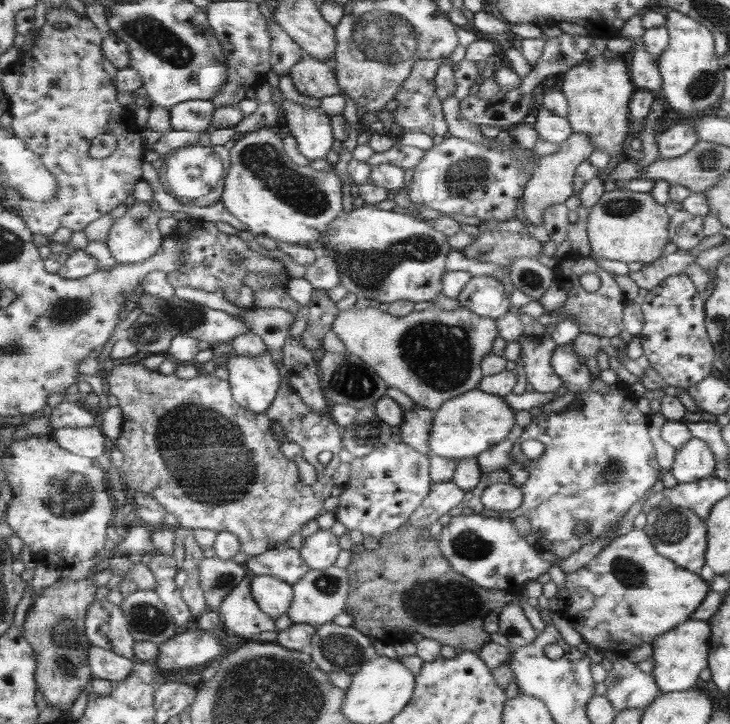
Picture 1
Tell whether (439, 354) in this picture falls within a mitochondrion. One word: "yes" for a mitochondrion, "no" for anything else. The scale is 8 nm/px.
yes

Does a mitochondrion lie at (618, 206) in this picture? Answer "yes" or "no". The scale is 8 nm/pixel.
yes

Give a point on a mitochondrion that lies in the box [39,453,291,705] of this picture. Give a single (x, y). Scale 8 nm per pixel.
(65, 635)

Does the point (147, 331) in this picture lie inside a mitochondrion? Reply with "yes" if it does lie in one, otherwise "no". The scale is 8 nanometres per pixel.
yes

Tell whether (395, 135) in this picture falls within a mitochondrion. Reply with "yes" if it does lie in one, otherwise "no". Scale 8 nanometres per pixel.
no

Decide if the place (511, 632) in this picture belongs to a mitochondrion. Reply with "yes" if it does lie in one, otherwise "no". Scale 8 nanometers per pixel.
no

